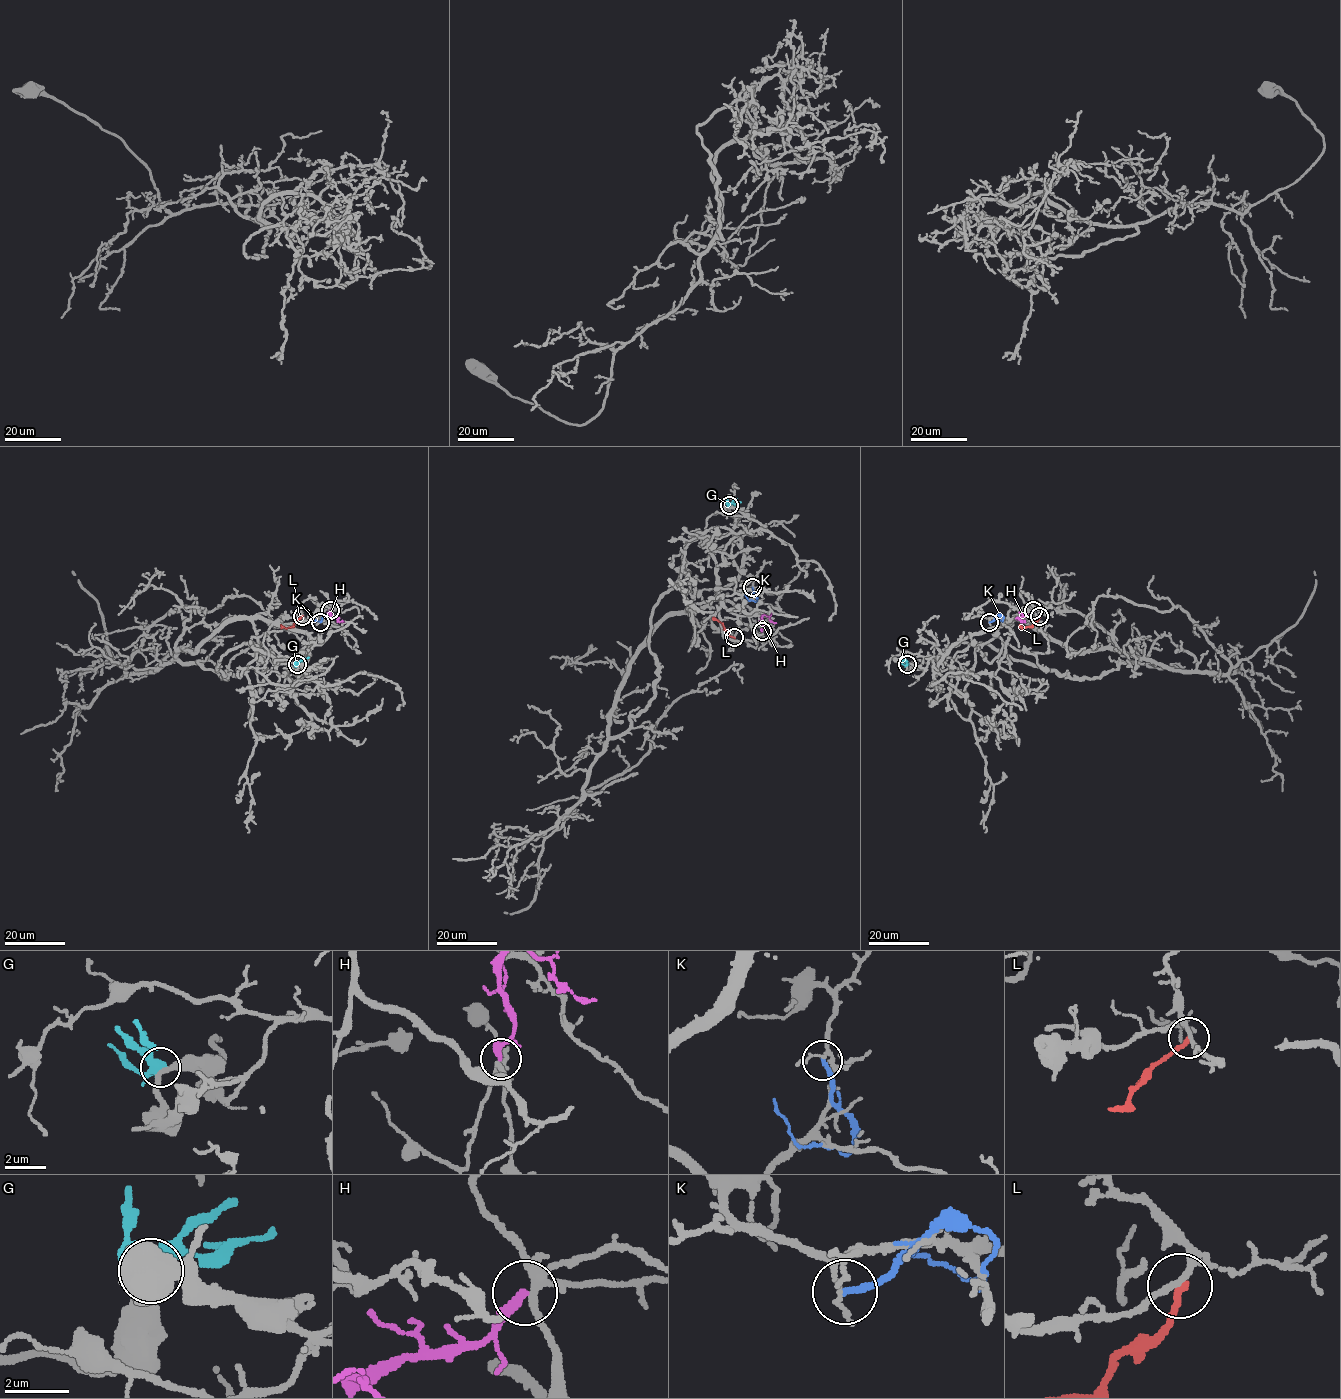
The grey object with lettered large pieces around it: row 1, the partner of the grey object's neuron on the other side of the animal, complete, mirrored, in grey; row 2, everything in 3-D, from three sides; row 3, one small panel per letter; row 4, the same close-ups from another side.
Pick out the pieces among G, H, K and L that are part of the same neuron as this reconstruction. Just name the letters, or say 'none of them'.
none of them

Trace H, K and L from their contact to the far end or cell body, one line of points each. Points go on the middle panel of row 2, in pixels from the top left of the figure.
H: (761, 631), (763, 615), (776, 622)
K: (752, 588), (756, 600), (749, 600), (745, 593)
L: (734, 637), (712, 617)

